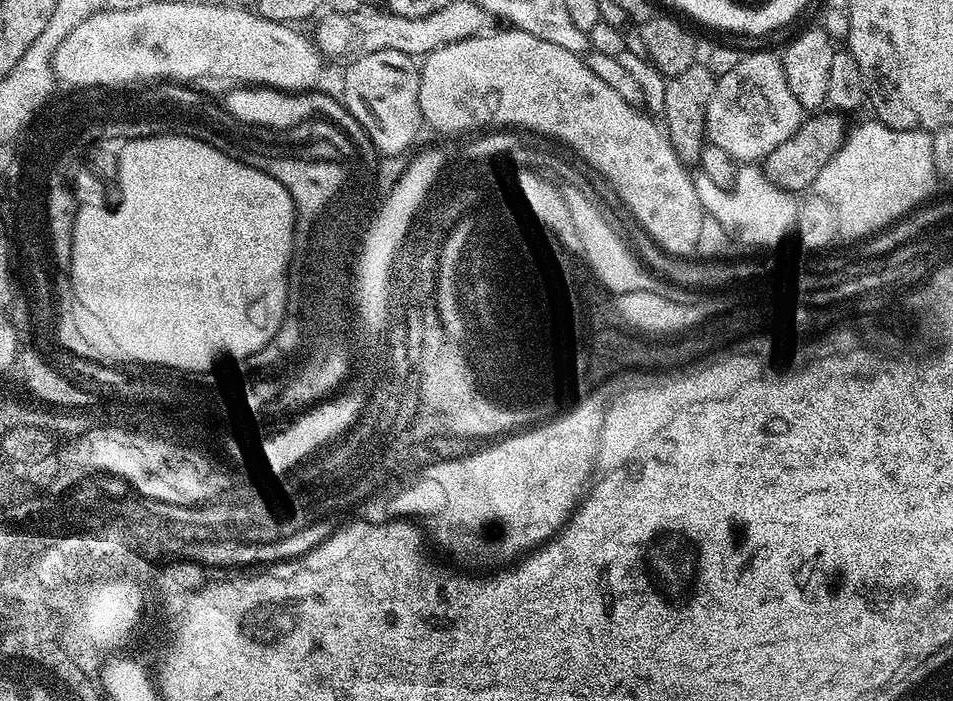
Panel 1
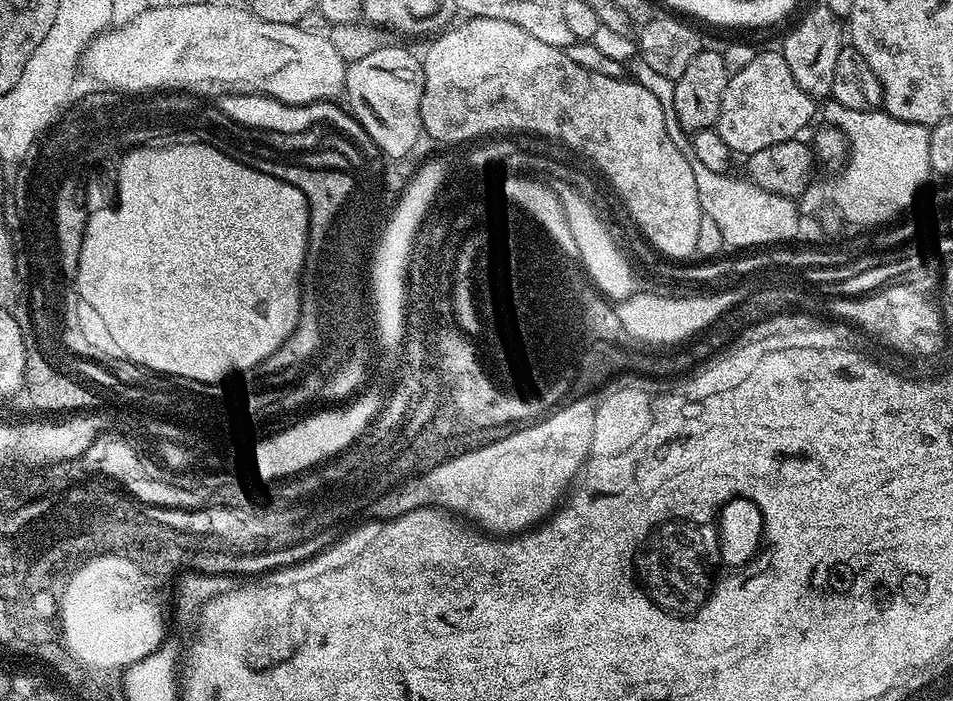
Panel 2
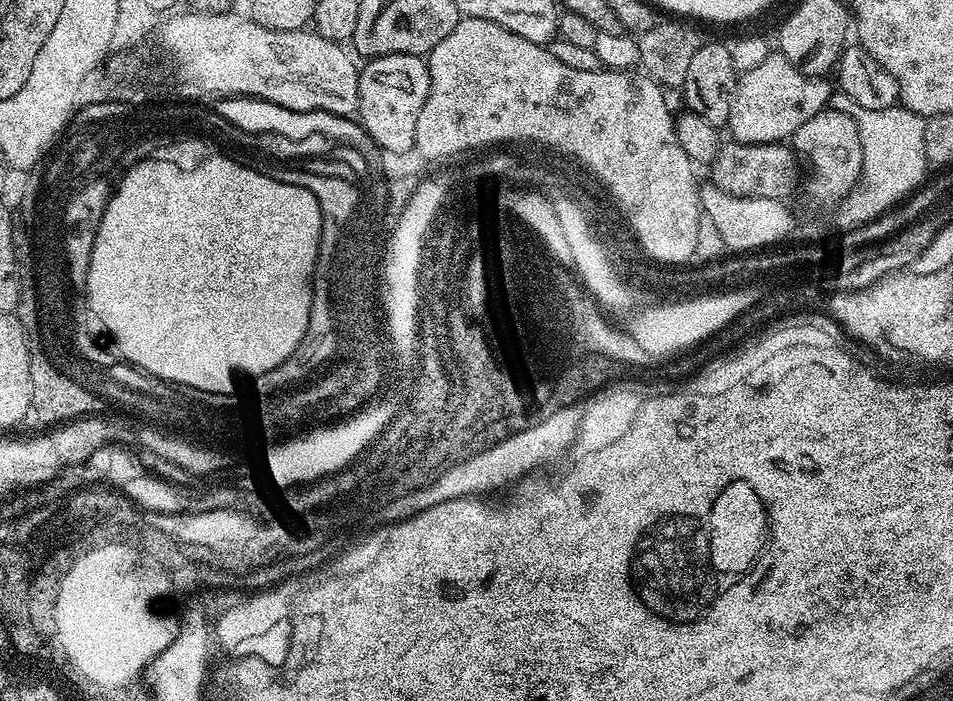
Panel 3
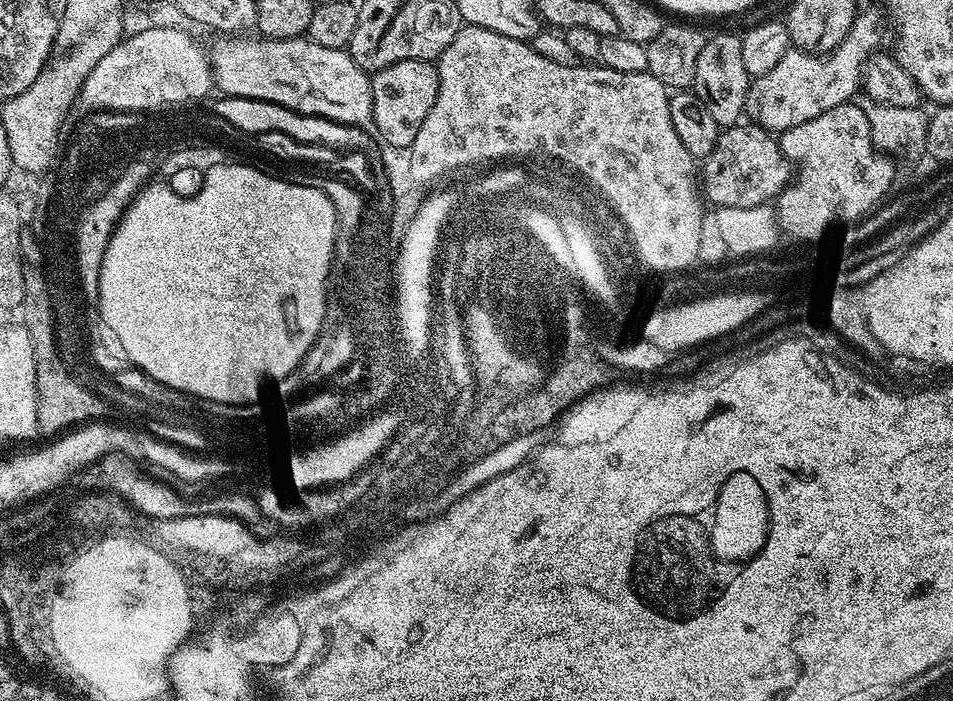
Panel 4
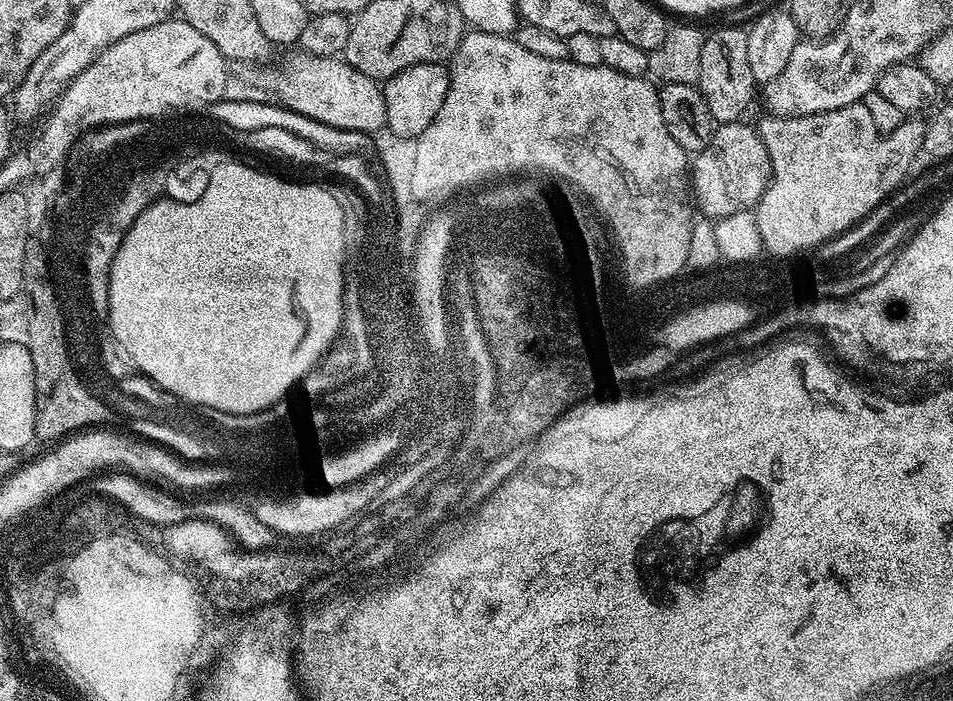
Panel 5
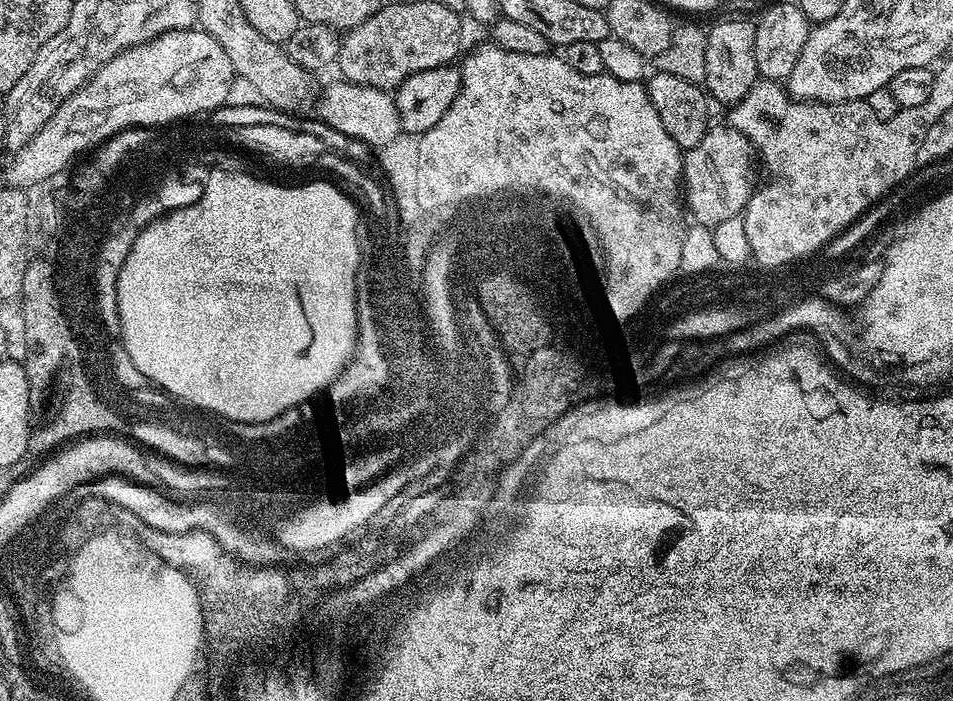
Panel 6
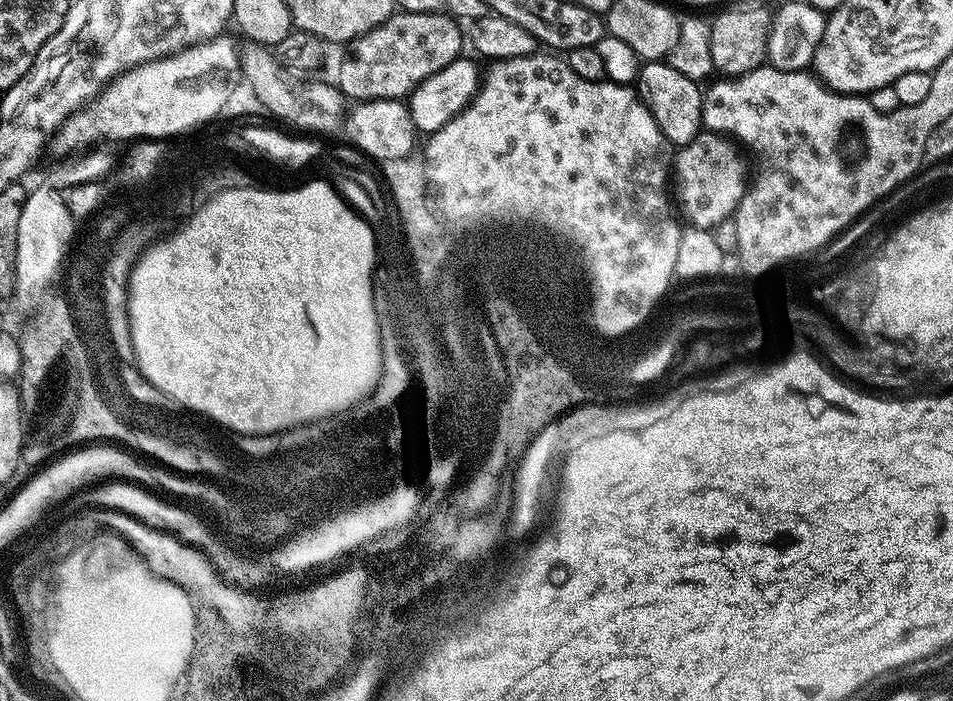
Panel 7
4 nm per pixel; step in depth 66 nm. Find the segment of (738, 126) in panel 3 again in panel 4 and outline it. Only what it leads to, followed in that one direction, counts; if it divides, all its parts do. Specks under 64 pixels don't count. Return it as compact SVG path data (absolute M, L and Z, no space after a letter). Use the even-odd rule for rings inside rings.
M873 6L873 8L864 8L861 7L859 11L856 13L856 17L854 18L854 22L852 23L852 28L846 34L846 38L841 44L835 48L832 52L826 52L823 54L813 54L810 52L802 52L799 48L789 47L789 50L786 54L782 54L782 59L779 62L775 63L770 70L766 70L766 74L762 74L761 76L755 77L748 85L748 97L744 102L744 110L747 116L747 119L751 121L751 123L757 124L760 127L766 129L766 131L771 132L773 134L779 134L781 132L785 132L786 130L790 130L794 126L802 126L802 122L810 122L810 118L818 118L818 114L826 114L826 110L834 110L834 106L842 106L843 104L849 103L853 99L852 96L855 92L858 92L858 89L862 84L862 77L864 75L864 63L870 59L870 57L877 51L876 48L880 44L880 16L882 20L882 12L879 7Z

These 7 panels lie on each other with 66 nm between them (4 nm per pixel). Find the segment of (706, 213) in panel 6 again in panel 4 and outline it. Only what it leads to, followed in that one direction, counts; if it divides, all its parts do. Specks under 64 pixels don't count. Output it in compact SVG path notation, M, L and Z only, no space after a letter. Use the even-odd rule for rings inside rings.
M741 122L723 129L714 150L702 160L702 192L716 208L749 208L775 201L788 185L794 170L780 150L773 133L757 124Z

